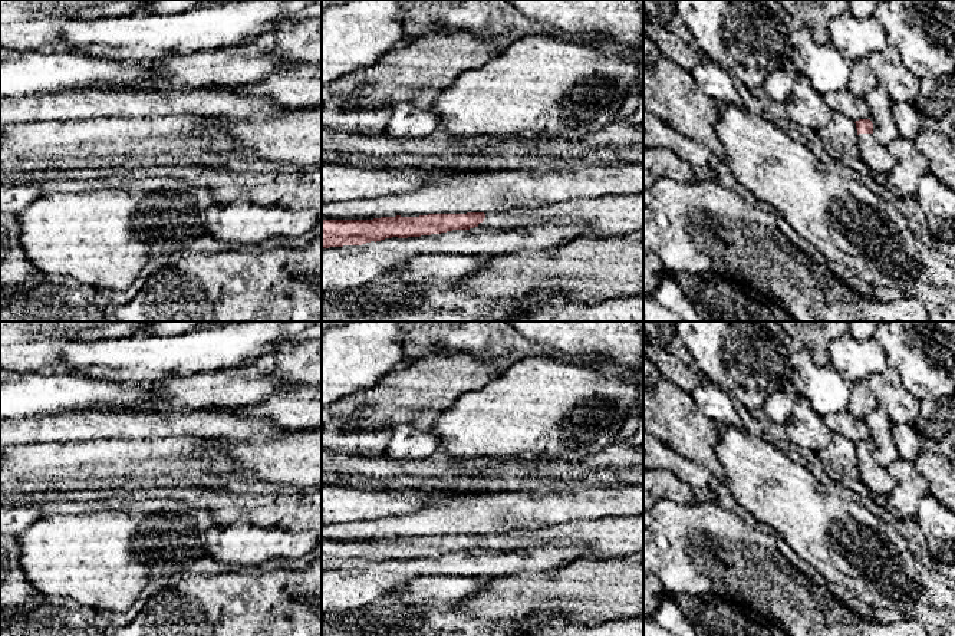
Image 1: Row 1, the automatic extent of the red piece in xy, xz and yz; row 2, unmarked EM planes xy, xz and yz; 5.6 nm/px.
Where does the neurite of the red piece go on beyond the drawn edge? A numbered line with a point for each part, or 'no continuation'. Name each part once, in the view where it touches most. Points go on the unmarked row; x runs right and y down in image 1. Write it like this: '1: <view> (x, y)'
1: yz (876, 478)

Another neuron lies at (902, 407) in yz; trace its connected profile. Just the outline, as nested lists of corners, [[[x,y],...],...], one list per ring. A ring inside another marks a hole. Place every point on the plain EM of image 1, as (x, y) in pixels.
[[[893,366],[882,373],[872,375],[869,385],[877,405],[888,411],[892,424],[915,425],[921,402],[906,391],[899,372]]]

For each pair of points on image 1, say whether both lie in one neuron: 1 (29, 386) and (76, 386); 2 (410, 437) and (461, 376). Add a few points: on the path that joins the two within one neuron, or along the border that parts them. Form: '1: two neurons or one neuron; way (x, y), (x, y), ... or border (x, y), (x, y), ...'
1: one neuron; way (40, 386), (65, 386)
2: two neurons; border (431, 427), (412, 429), (399, 424), (394, 429)

